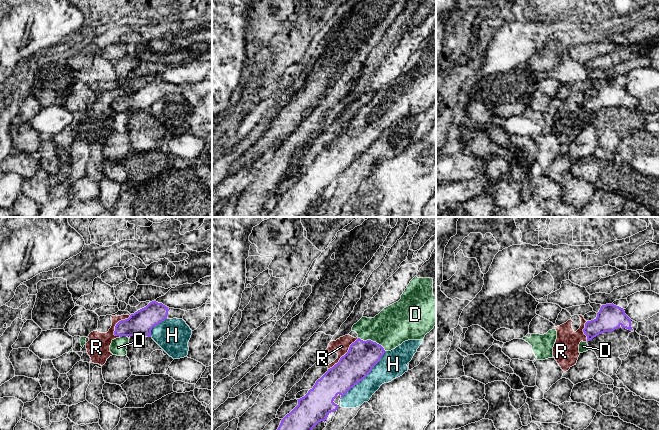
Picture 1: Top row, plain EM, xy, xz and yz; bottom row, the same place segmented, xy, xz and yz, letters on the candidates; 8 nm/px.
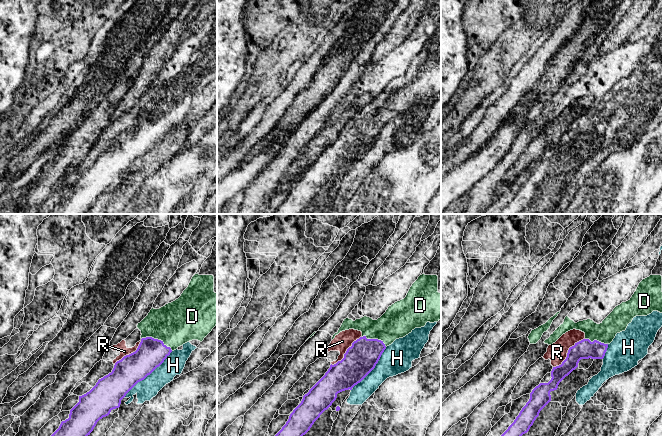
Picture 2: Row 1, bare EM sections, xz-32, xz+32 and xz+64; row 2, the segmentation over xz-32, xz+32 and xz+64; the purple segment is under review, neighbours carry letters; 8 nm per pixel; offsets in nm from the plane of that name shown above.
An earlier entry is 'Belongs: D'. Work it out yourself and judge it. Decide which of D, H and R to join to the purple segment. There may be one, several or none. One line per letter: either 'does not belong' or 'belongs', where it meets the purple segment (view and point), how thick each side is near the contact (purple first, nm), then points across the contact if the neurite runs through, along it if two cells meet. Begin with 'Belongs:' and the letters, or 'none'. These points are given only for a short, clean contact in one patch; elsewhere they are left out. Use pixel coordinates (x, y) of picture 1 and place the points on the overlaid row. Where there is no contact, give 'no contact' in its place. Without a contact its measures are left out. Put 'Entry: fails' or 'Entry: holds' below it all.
Belongs: D
D: belongs | xz (372, 341) | 240/320 nm
H: does not belong | xz (365, 376) | 240/220 nm
R: does not belong | xz (345, 354) | 240/130 nm | along xz (358, 338), (350, 345), (349, 349), (340, 359), (328, 369)
Entry: holds

